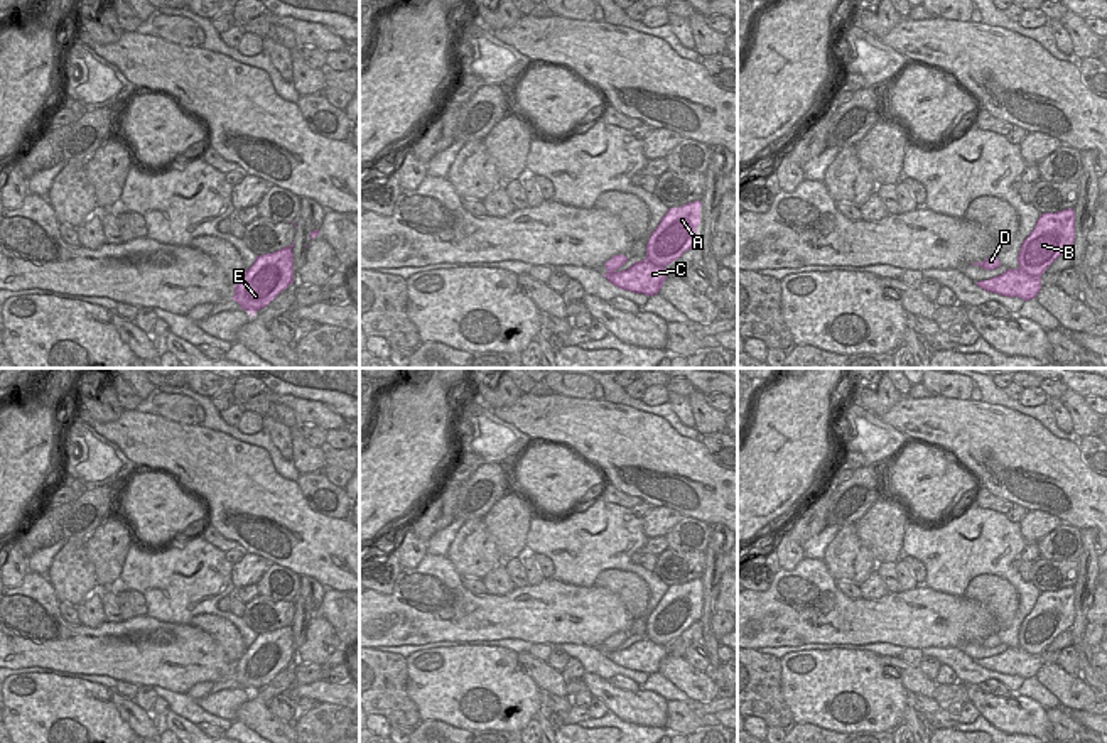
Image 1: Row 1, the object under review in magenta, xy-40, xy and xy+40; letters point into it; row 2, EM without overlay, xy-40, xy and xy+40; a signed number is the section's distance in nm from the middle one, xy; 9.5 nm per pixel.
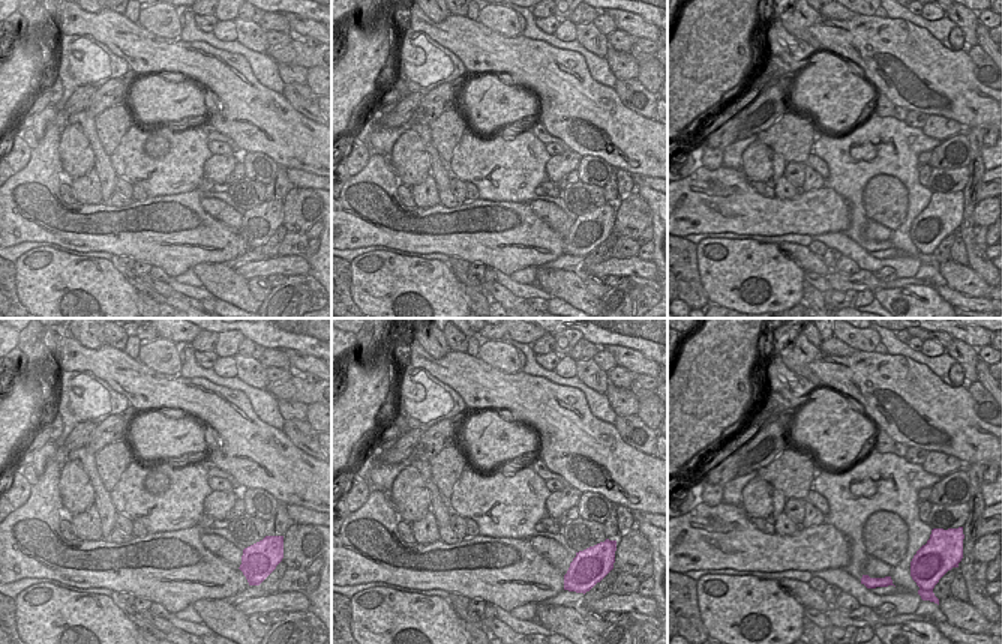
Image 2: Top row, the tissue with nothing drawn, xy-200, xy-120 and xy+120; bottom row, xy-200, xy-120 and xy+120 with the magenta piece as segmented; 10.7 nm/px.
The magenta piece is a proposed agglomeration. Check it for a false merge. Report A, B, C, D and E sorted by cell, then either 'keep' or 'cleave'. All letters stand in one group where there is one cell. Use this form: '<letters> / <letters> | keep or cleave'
A B C D E | keep

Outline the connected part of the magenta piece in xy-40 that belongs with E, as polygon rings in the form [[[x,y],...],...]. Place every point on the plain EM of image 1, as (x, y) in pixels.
[[[294,620],[273,632],[258,633],[255,642],[235,664],[233,679],[253,692],[267,686],[282,669],[294,662]]]

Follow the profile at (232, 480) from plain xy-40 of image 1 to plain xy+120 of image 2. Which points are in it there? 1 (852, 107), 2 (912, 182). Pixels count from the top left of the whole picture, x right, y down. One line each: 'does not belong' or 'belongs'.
1: does not belong
2: belongs

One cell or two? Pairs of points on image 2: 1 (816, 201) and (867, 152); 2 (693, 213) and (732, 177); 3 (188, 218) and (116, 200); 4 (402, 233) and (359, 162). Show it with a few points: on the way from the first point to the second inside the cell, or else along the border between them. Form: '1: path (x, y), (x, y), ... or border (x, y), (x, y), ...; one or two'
1: border (825, 185), (843, 198), (849, 218); two
2: border (717, 168), (728, 186), (750, 188); two
3: border (132, 200), (123, 206), (108, 204); two
4: border (371, 155), (368, 162), (351, 176); two

